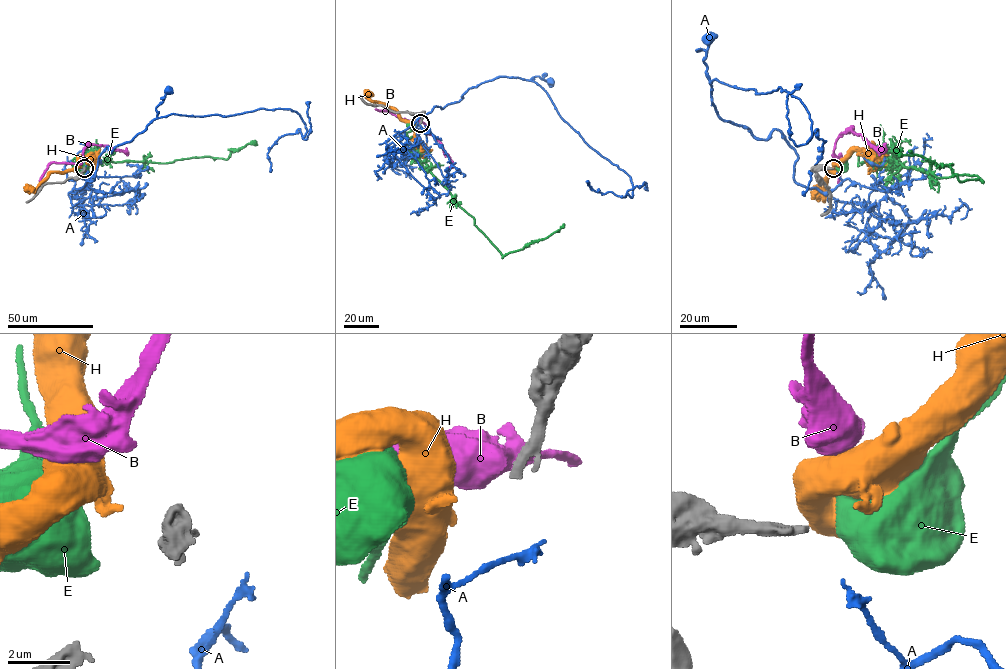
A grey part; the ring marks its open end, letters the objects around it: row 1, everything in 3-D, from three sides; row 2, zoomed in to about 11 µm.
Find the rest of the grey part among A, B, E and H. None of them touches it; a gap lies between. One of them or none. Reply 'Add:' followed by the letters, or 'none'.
Add: none

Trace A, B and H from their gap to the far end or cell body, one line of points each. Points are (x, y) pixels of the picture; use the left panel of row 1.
A: (88, 171), (85, 183), (94, 180), (108, 146), (111, 153), (130, 142), (157, 117), (168, 90)
B: (82, 164), (86, 146), (106, 145), (125, 151), (126, 147)
H: (81, 167), (52, 172), (34, 191), (24, 186)

